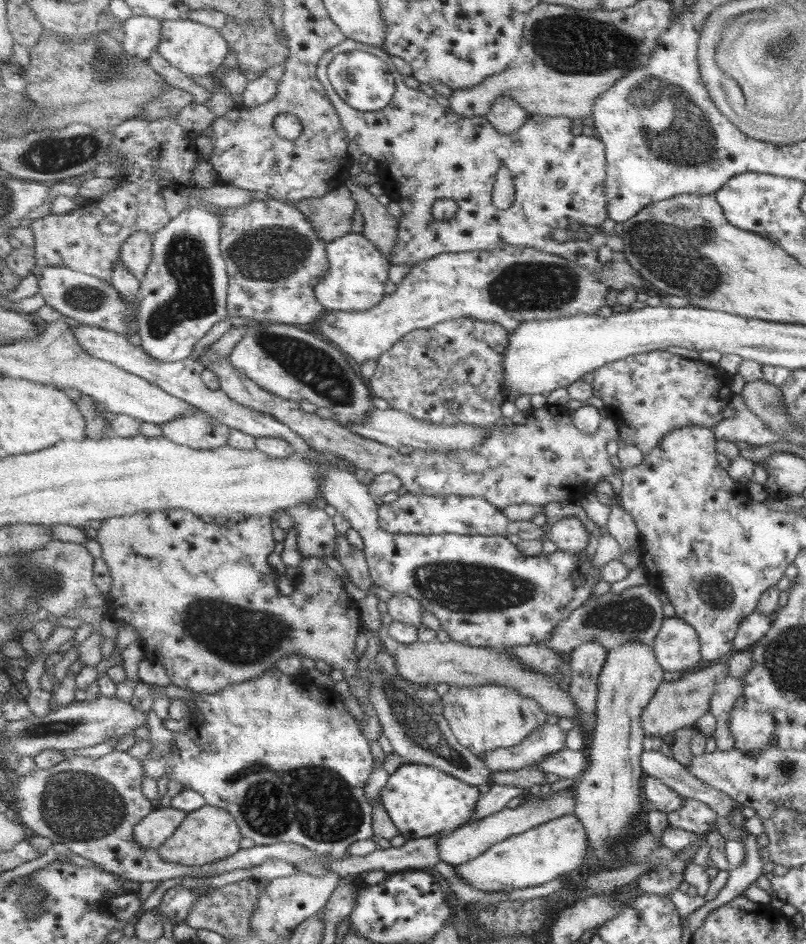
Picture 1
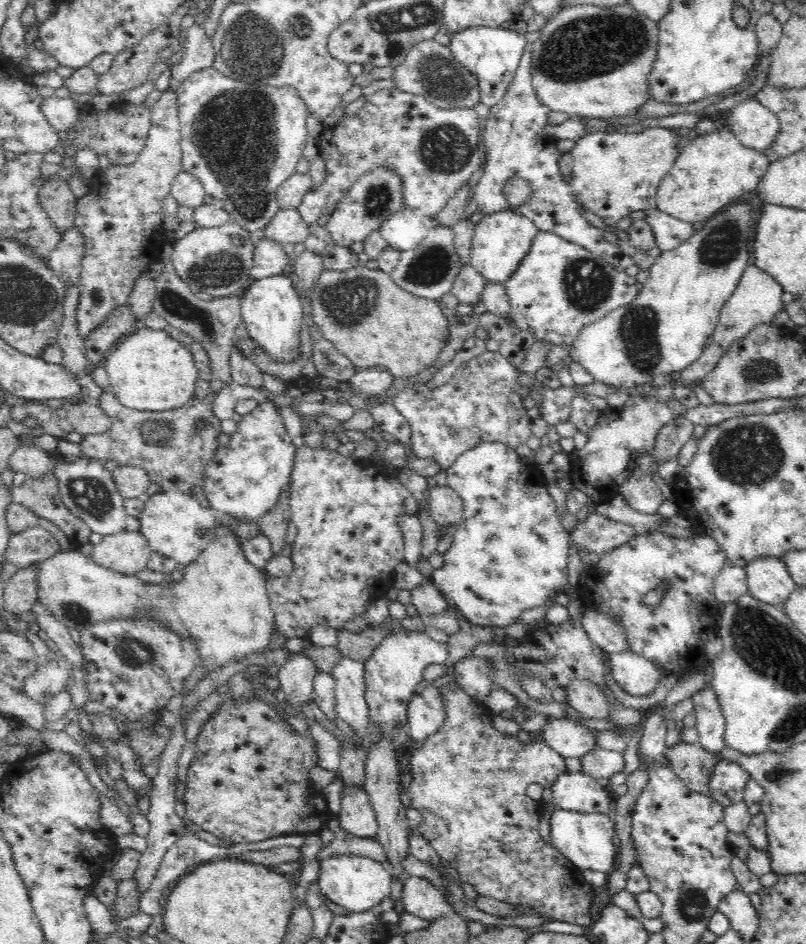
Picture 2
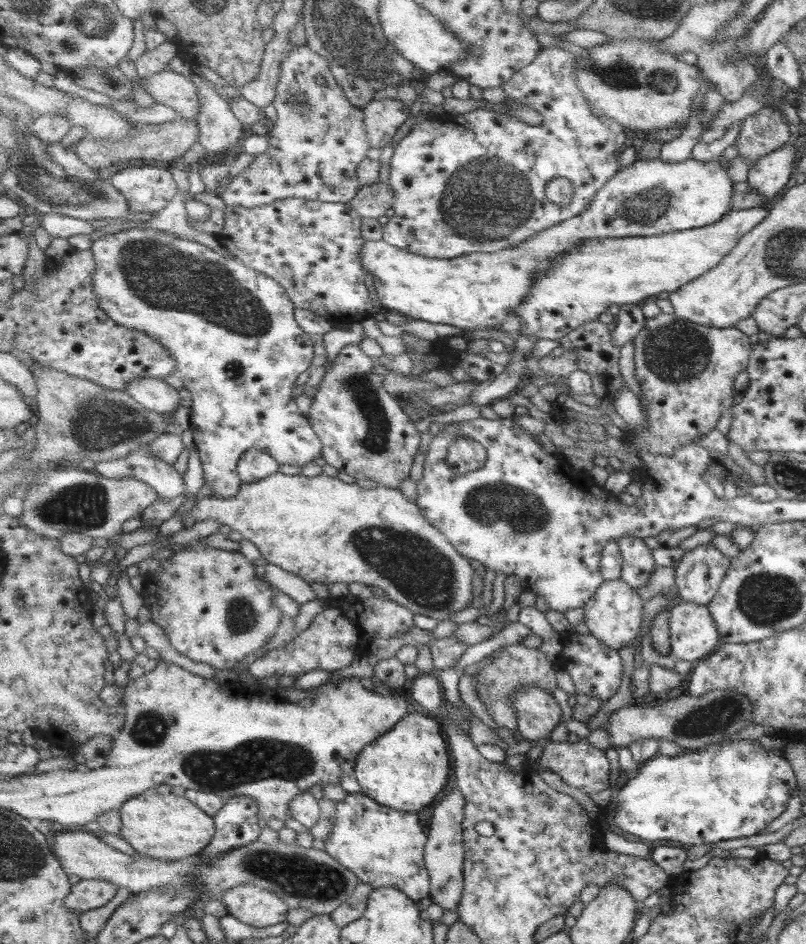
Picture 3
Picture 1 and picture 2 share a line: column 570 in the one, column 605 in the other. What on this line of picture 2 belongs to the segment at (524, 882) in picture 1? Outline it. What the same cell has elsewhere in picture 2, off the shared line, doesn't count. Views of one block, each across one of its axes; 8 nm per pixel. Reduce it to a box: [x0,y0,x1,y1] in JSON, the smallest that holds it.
[549,808,616,872]

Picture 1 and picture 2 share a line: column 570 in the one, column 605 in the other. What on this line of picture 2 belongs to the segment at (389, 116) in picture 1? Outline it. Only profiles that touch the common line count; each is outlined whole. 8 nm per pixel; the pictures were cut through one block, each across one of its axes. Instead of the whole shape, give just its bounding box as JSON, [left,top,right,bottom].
[475,52,679,270]

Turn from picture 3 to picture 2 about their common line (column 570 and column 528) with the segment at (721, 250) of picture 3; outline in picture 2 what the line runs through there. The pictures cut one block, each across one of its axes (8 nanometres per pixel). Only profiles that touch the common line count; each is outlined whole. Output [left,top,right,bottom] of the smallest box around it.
[505,231,639,348]

